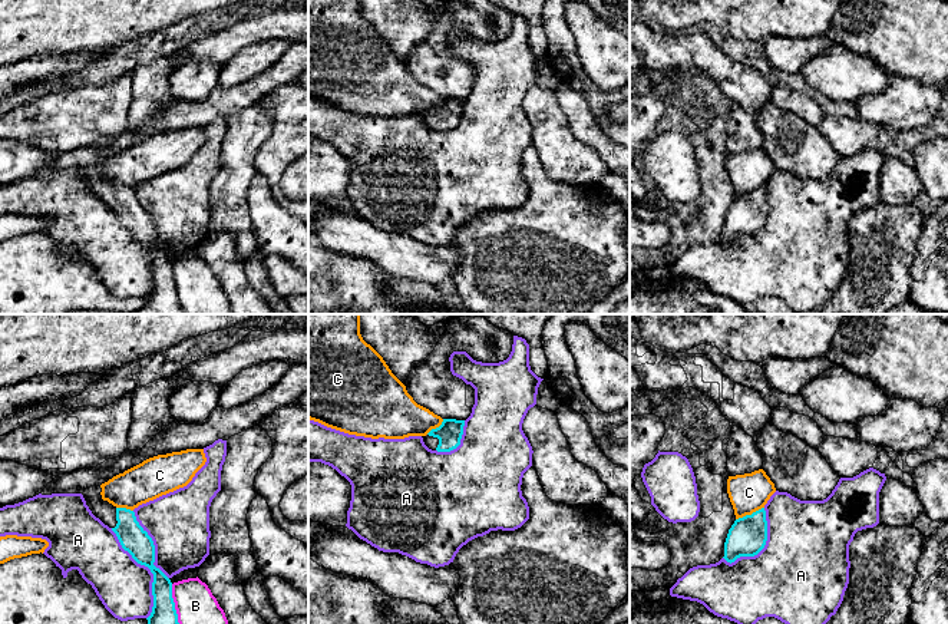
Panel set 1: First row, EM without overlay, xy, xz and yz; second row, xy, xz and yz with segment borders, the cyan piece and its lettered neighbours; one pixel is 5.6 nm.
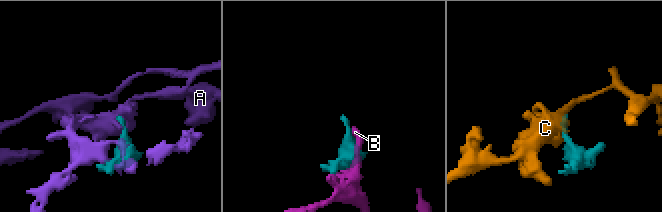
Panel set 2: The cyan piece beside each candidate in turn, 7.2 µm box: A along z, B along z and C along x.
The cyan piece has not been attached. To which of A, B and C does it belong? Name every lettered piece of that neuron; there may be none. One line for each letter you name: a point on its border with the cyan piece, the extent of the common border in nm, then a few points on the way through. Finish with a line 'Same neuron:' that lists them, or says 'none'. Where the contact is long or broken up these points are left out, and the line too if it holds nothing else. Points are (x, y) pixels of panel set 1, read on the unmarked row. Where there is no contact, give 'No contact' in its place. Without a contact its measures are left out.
Same neuron: none

